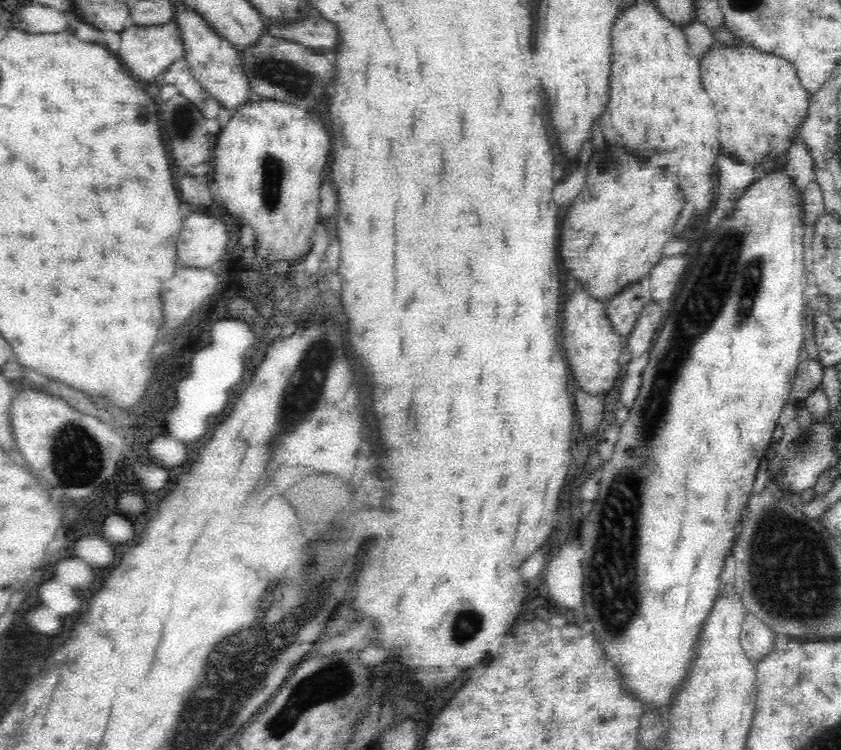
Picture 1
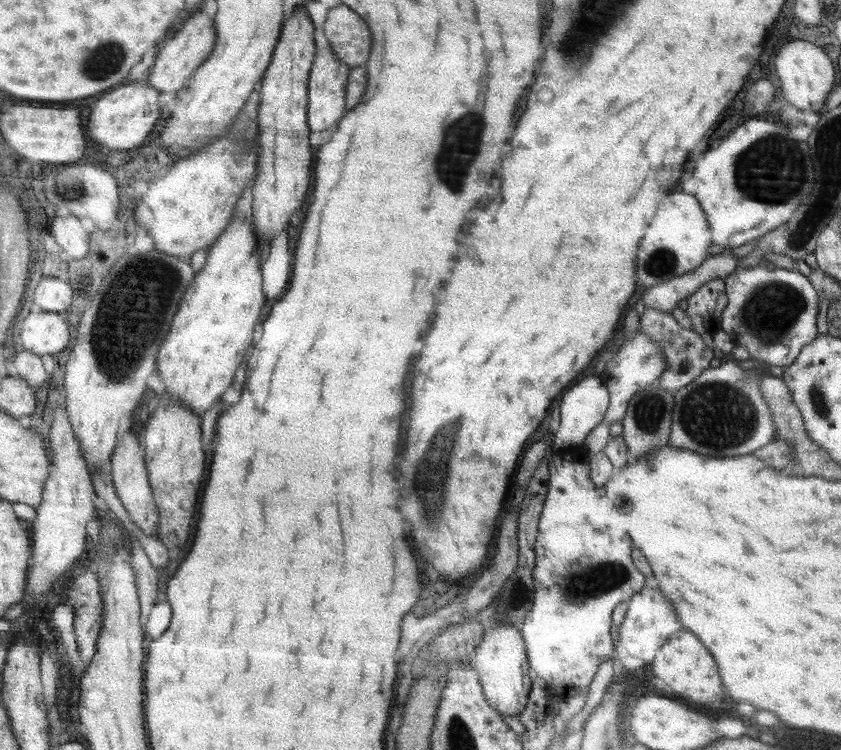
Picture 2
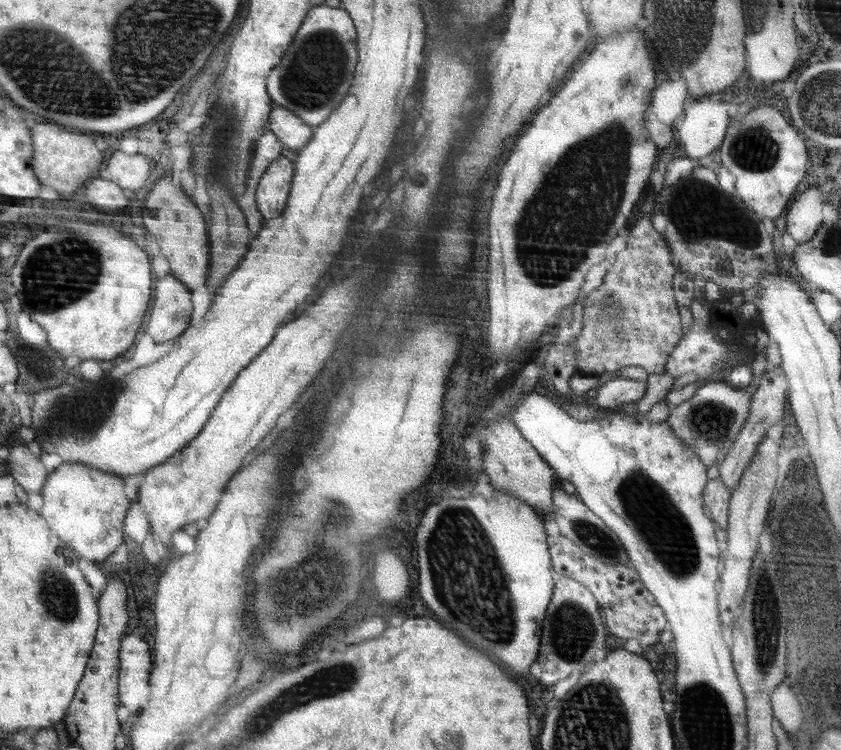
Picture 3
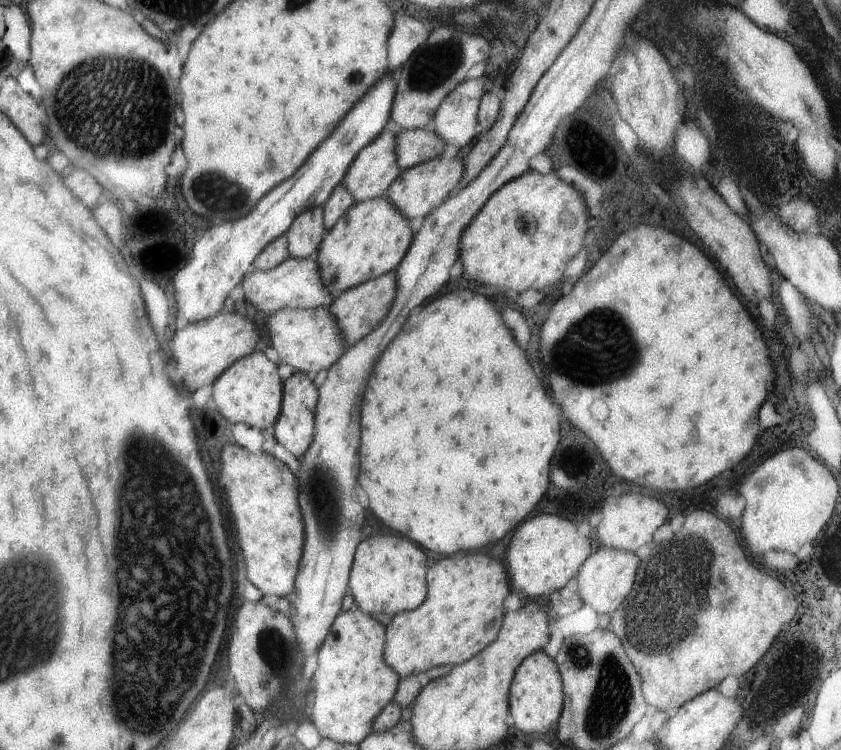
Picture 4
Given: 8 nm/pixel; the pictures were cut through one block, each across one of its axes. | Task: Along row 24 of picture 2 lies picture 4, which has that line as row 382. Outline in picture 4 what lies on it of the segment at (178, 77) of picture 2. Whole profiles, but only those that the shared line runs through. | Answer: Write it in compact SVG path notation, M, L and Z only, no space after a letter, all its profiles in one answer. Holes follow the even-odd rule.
M237 312L219 314L217 318L199 322L199 324L183 324L177 328L175 340L169 344L169 352L177 360L179 370L185 374L185 386L189 392L197 392L199 388L213 384L241 358L251 356L255 352L255 342L259 342L259 330L249 318L239 316Z

